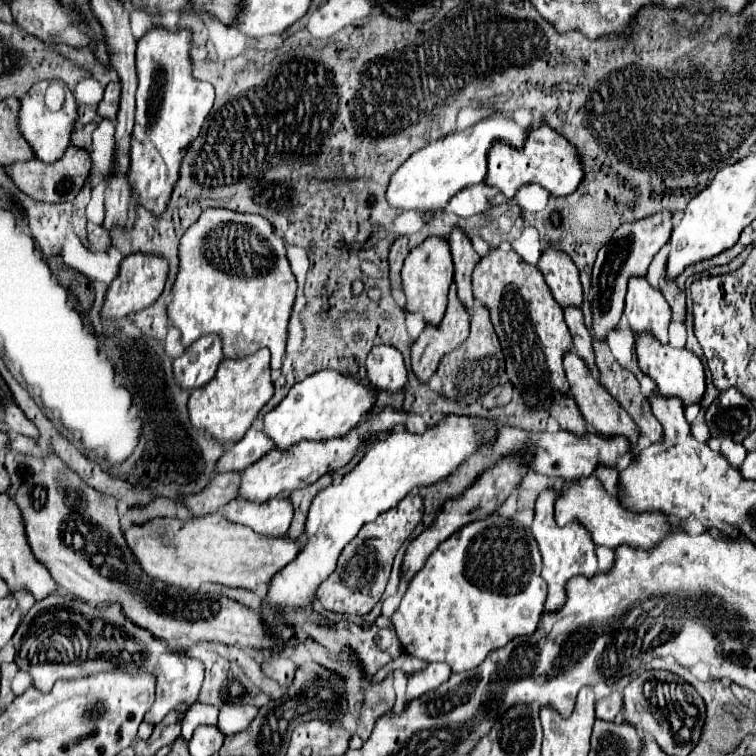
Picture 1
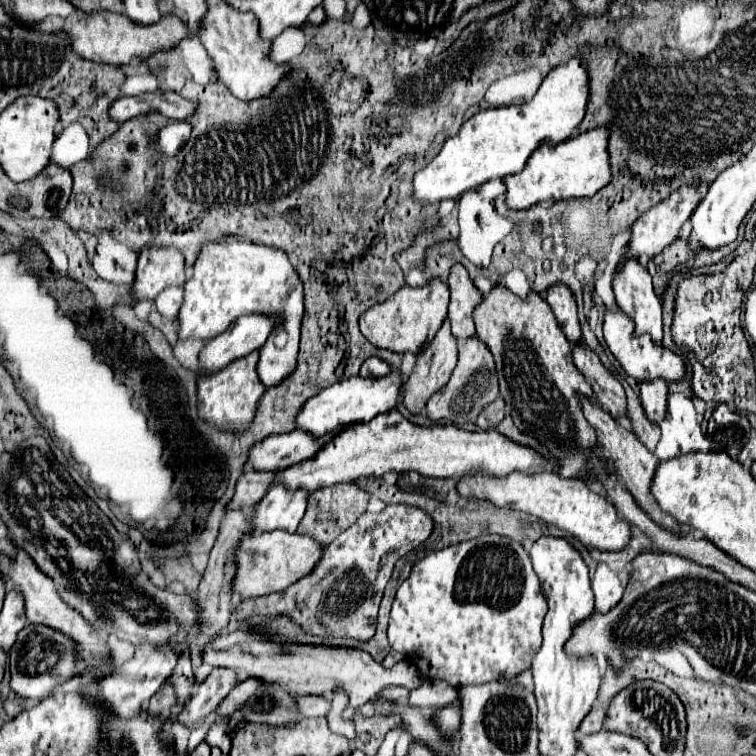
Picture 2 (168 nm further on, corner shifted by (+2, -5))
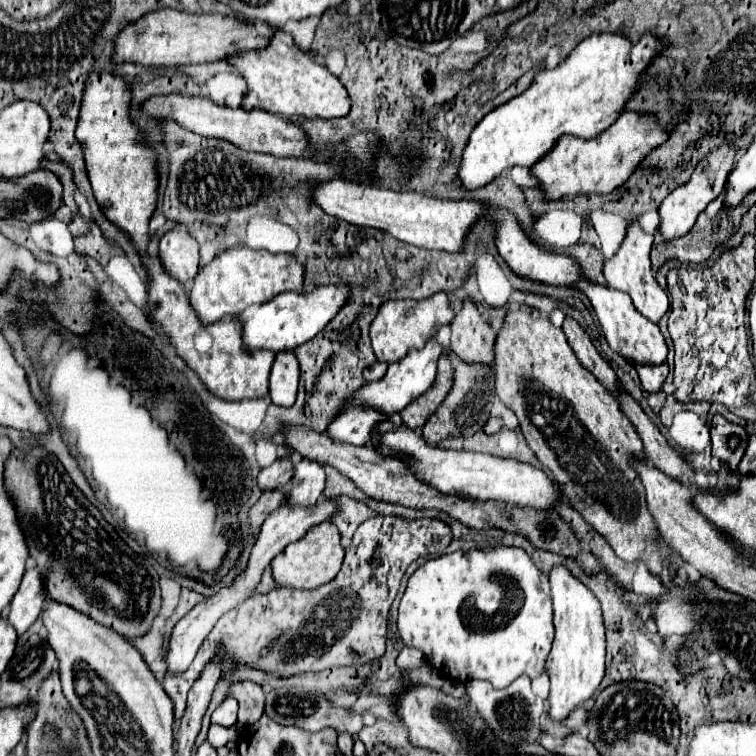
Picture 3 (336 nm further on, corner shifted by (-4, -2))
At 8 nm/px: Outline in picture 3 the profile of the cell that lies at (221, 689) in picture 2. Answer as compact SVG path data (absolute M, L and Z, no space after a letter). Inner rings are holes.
M244 681L232 685L232 697L238 699L238 721L244 722L244 725L252 725L262 717L266 697L256 683Z

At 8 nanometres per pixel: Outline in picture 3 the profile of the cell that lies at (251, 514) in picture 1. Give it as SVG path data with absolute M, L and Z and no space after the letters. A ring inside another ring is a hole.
M302 459L296 465L292 481L294 481L294 485L288 493L288 503L300 505L300 507L312 507L322 497L326 473L320 463Z

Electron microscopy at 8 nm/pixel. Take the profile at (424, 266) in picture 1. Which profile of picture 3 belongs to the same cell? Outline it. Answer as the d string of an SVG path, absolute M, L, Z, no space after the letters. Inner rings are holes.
M436 293L424 301L388 301L380 307L372 327L370 327L370 339L372 349L378 361L384 363L396 363L400 361L408 349L424 347L430 337L436 335L436 331L442 325L448 325L452 321L452 309L448 305L446 293Z

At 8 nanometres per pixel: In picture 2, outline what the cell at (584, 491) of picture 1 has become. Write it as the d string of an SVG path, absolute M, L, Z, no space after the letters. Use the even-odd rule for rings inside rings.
M472 472L470 476L460 478L458 490L462 492L462 496L486 498L498 508L526 512L548 524L554 524L556 528L564 530L568 536L580 540L586 548L592 550L598 548L602 552L606 550L618 552L626 548L632 538L630 524L624 518L618 518L616 508L604 496L590 490L588 482L580 478L562 478L554 472L542 472L542 474L512 472L506 478L490 478L488 474Z

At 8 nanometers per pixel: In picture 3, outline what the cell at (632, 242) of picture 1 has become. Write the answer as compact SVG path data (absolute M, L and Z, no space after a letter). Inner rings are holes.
M720 145L716 149L712 149L694 169L692 177L688 183L680 185L678 189L674 189L660 205L660 233L664 239L676 239L676 237L682 237L686 235L694 223L696 223L696 217L700 215L700 211L704 211L708 207L708 203L712 203L722 191L724 191L724 185L728 181L728 175L732 171L732 165L734 165L734 157L736 157L736 147L734 145Z

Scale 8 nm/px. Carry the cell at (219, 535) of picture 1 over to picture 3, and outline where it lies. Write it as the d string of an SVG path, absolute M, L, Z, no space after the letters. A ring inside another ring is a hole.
M324 521L316 527L312 527L300 541L288 545L274 561L272 571L274 579L280 587L292 587L292 589L316 589L328 581L332 581L344 561L344 547L340 543L338 527L332 521Z

